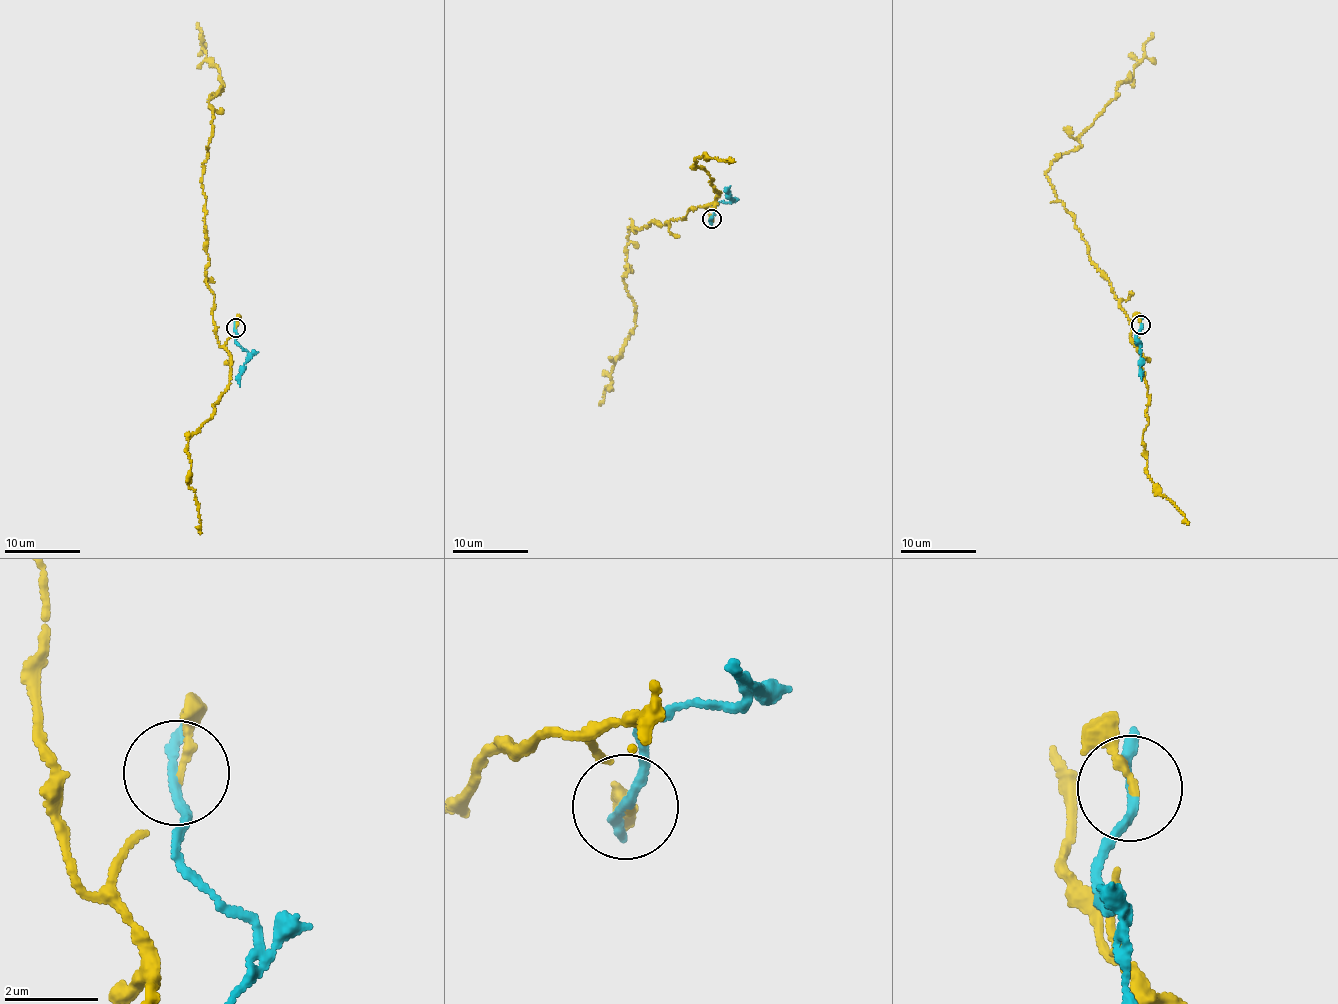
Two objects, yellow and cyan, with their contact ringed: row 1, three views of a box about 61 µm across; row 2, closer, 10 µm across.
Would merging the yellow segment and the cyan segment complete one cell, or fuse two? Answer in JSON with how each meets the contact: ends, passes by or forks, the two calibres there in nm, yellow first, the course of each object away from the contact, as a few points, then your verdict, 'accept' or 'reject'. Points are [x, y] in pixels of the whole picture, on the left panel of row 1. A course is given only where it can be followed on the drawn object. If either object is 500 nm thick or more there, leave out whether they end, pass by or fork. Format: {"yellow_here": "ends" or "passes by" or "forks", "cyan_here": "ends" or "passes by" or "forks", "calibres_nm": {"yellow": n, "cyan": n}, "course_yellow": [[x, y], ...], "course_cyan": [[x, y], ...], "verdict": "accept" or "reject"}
{"yellow_here": "ends", "cyan_here": "passes by", "calibres_nm": {"yellow": 180, "cyan": 170}, "course_yellow": [[236, 327], [221, 346], [206, 282], [202, 173], [209, 96], [222, 83], [196, 24]], "course_cyan": [[236, 327], [235, 341], [248, 353], [239, 386]], "verdict": "reject"}

